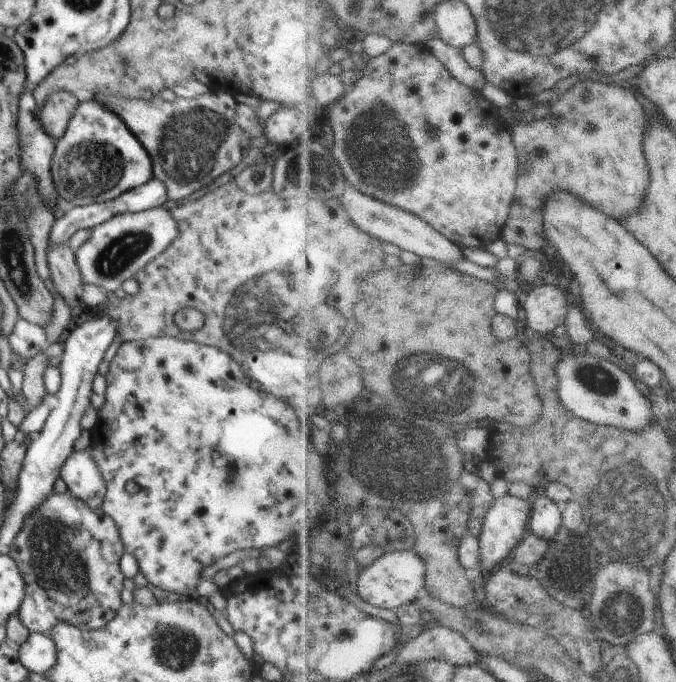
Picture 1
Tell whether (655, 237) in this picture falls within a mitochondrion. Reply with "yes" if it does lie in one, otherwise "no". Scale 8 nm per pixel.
no

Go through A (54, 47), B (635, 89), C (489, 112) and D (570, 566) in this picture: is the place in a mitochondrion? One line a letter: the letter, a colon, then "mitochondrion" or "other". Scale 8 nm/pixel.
A: other
B: other
C: other
D: mitochondrion

